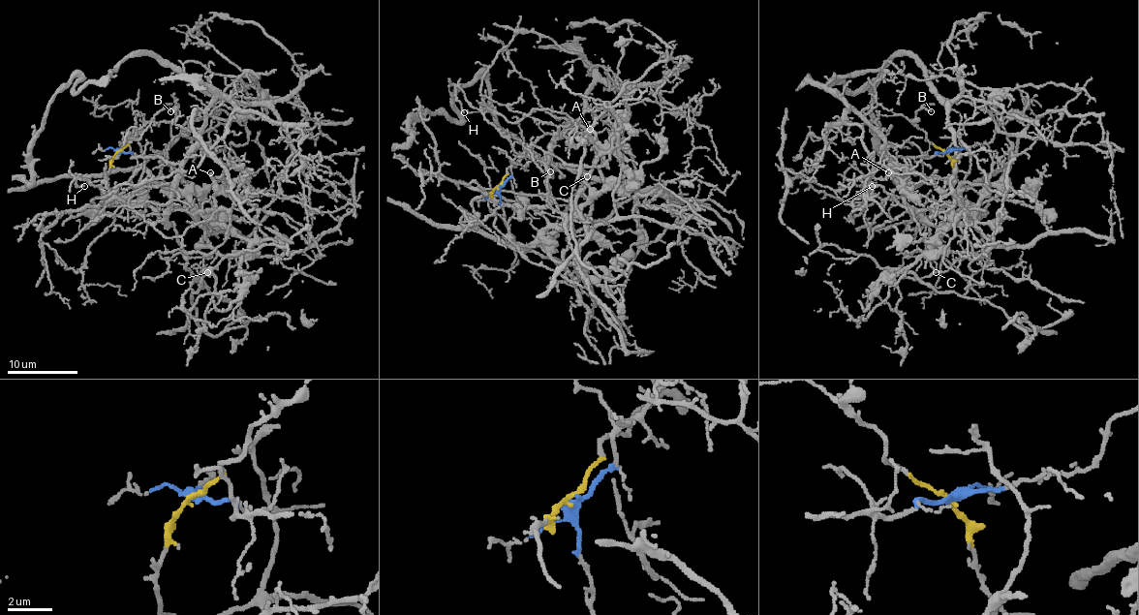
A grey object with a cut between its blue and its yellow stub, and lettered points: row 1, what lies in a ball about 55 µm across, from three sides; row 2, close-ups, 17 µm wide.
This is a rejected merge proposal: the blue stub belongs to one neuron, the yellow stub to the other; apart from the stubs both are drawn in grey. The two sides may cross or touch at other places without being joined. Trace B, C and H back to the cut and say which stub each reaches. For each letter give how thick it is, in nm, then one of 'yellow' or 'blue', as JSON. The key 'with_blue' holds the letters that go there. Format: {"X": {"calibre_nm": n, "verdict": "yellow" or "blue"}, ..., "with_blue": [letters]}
{"B": {"calibre_nm": 130, "verdict": "yellow"}, "C": {"calibre_nm": 140, "verdict": "yellow"}, "H": {"calibre_nm": 100, "verdict": "blue"}, "with_blue": ["H"]}

